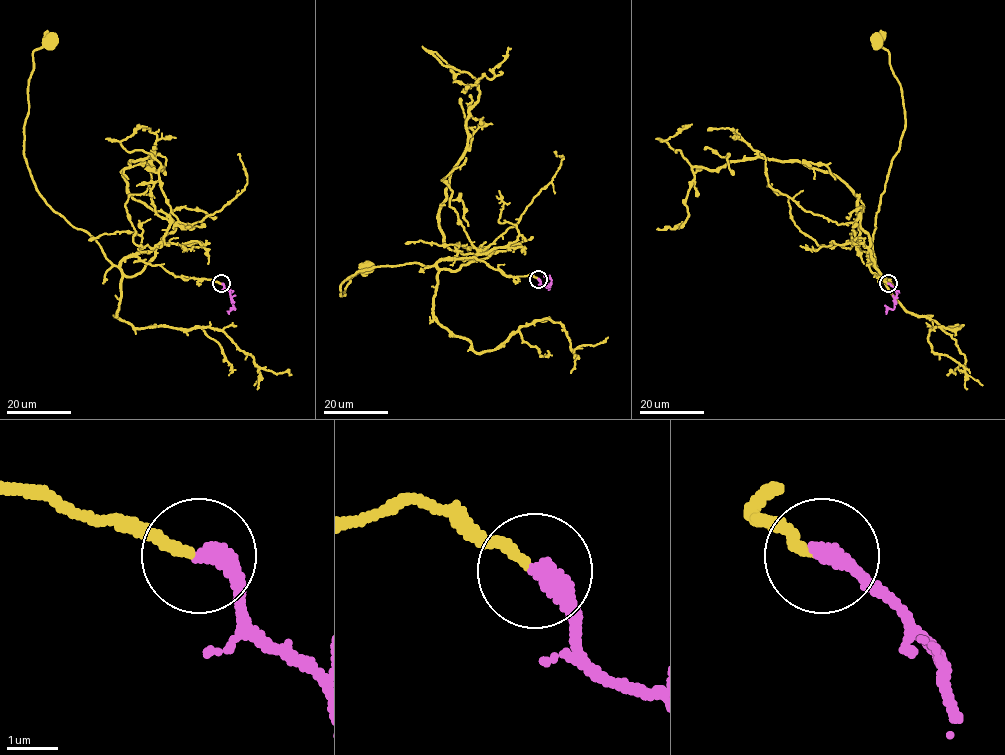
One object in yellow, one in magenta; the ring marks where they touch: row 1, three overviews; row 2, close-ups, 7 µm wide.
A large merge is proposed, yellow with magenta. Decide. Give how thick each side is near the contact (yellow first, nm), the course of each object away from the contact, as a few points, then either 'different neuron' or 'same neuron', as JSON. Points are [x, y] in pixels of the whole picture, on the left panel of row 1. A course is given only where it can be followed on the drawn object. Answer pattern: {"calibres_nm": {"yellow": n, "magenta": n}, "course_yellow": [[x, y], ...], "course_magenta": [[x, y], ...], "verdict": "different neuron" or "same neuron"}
{"calibres_nm": {"yellow": 190, "magenta": 380}, "course_yellow": [[221, 283], [173, 275], [138, 257], [114, 266], [37, 190], [24, 153], [28, 81], [33, 52], [50, 41]], "course_magenta": [[221, 283], [229, 292], [235, 309], [227, 311]], "verdict": "same neuron"}

